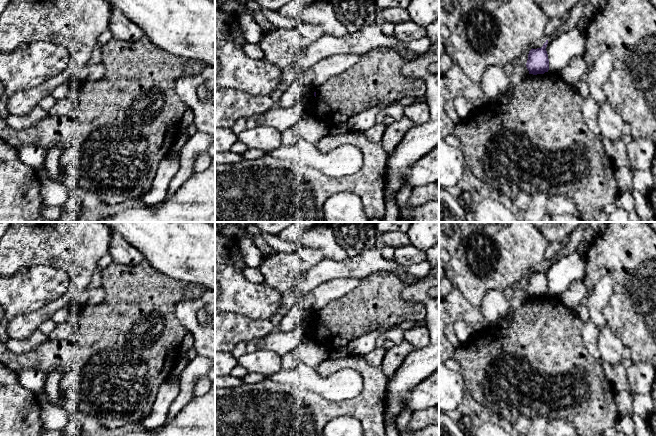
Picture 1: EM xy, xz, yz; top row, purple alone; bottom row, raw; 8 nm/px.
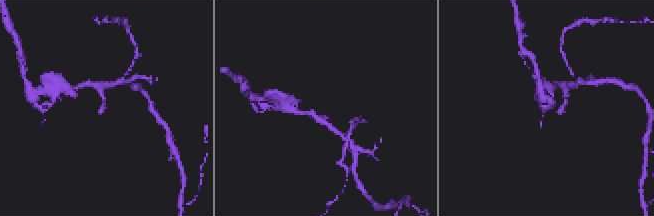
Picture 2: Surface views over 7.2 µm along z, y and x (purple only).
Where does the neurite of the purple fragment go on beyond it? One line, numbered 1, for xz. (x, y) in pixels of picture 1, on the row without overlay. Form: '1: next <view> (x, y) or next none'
1: next none

